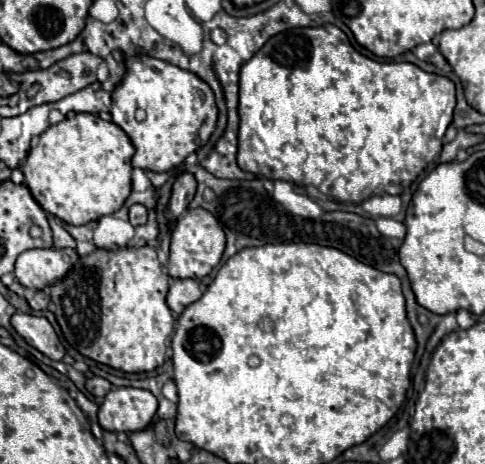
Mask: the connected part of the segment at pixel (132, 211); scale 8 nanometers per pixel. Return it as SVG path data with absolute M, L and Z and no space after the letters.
M134 203L130 209L128 209L128 221L136 227L136 225L144 225L148 219L148 212L144 205L140 203Z

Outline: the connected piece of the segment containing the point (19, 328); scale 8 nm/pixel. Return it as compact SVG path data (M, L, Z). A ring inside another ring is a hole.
M18 311L12 315L12 327L28 345L36 347L40 353L44 353L54 361L62 361L64 347L46 317Z

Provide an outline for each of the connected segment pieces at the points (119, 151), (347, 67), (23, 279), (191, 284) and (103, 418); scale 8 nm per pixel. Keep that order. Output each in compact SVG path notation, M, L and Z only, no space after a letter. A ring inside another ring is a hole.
M72 113L64 121L50 125L40 135L38 143L30 149L20 169L34 199L40 203L40 207L46 213L56 215L70 225L86 225L90 221L100 219L100 215L112 215L128 199L132 191L132 179L130 179L132 155L134 155L134 145L130 137L116 123L104 121L92 113Z
M320 25L320 27L296 27L282 31L274 37L270 37L264 47L240 69L240 131L238 131L238 155L240 155L240 167L244 171L250 171L254 175L264 175L266 179L286 179L298 185L316 185L326 187L326 193L338 201L346 203L362 203L370 195L400 195L406 185L410 185L428 163L436 161L438 153L442 151L442 137L452 123L452 111L456 107L456 91L454 83L448 77L426 73L414 63L378 63L362 53L358 53L346 33L338 29L336 25Z
M28 249L18 255L14 275L28 289L44 289L56 279L62 279L76 259L78 253L74 249Z
M174 279L170 283L166 303L176 315L180 315L180 311L184 311L184 307L188 303L194 303L196 299L200 299L200 295L202 295L202 289L200 289L198 281L194 281L194 279Z
M112 387L98 409L98 423L106 431L140 431L150 425L158 401L146 389Z

